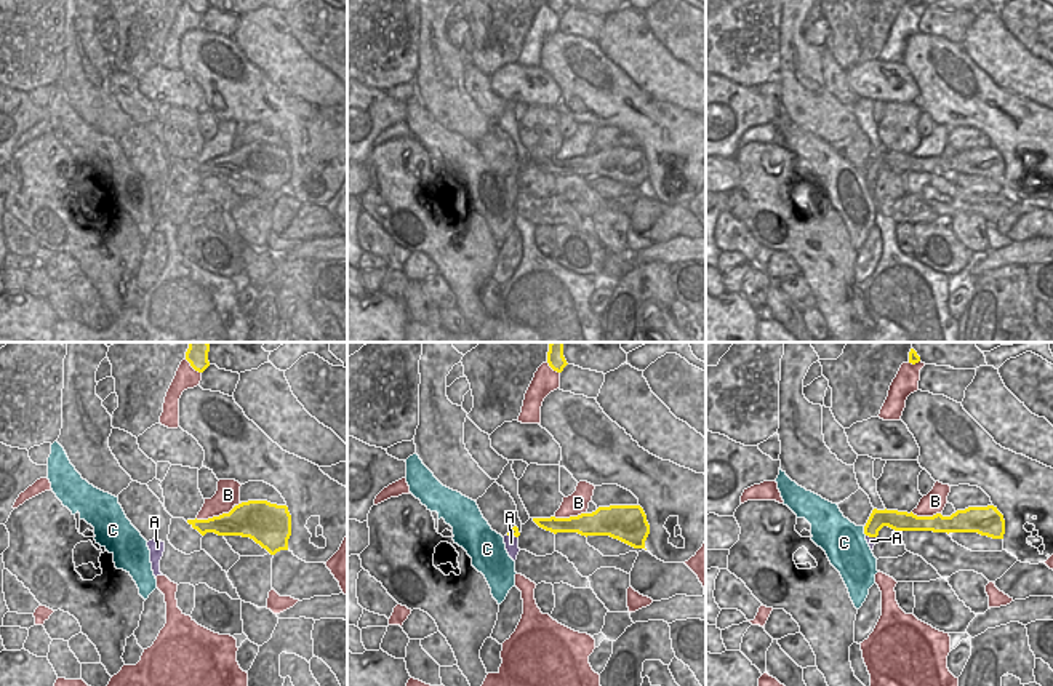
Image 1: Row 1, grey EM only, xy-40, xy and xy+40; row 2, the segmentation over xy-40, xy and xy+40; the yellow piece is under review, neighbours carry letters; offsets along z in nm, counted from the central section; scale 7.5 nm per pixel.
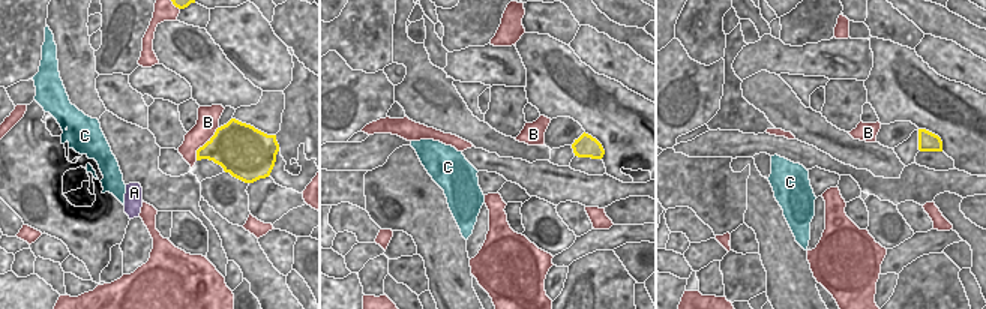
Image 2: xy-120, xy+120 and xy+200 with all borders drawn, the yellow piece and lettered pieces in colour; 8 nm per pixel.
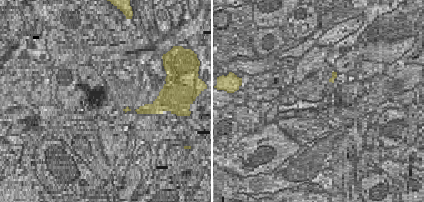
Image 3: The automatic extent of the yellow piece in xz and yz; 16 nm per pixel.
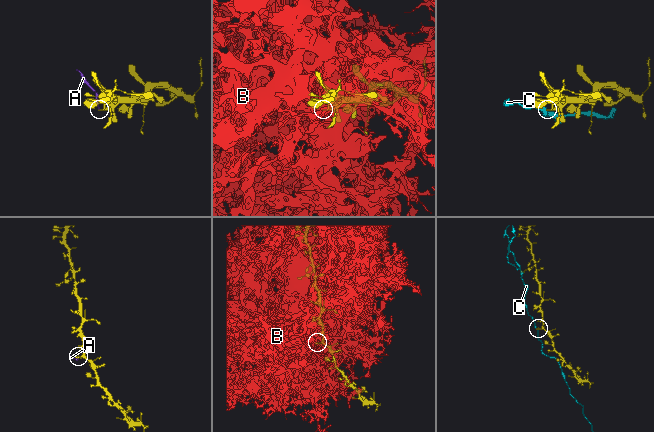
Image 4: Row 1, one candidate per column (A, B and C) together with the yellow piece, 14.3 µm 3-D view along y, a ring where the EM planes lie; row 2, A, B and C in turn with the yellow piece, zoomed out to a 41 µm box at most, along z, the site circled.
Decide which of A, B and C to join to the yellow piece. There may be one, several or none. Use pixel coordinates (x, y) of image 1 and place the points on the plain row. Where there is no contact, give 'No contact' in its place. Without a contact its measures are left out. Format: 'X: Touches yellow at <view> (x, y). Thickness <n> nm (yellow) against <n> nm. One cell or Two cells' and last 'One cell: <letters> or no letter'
A: Touches yellow at xy (512, 176). Thickness 70 nm (yellow) against 100 nm. Two cells
B: Touches yellow at xy-40 (220, 157). Thickness 280 nm (yellow) against 180 nm. Two cells
C: Touches yellow at xy+40 (864, 173). Thickness 140 nm (yellow) against 320 nm. Two cells
One cell: no letter

